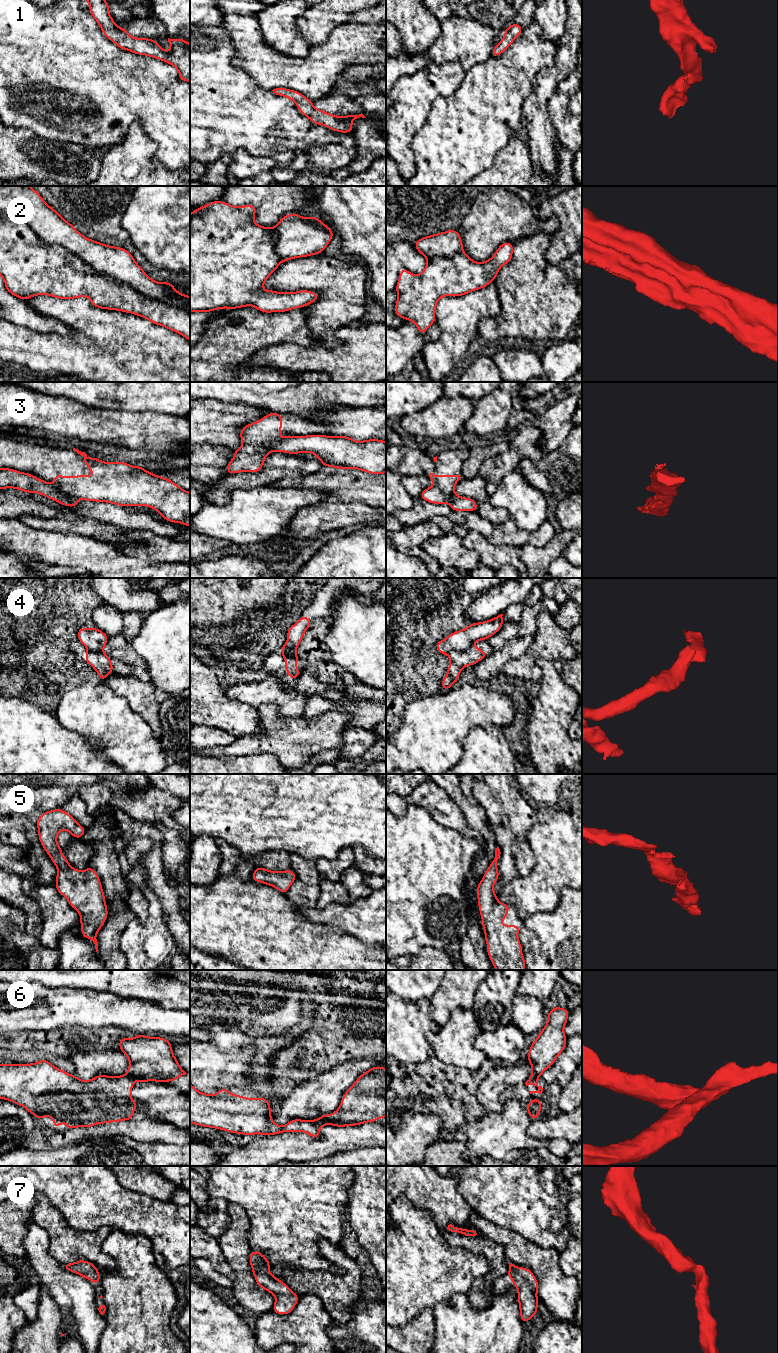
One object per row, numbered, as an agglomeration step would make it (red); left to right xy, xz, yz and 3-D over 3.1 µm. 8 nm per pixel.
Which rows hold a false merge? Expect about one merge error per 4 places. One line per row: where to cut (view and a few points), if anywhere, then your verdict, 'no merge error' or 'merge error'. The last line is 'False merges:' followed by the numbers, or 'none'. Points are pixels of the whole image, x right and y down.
1: cut none; no merge error
2: cut xy (0, 211), (100, 274), (189, 311); merge error
3: cut xy (53, 485), (77, 498); merge error
4: cut yz (471, 645), (465, 650), (452, 650), (447, 654); merge error
5: cut none; no merge error
6: cut xy (127, 1072), (136, 1080); merge error
7: cut none; no merge error
False merges: 2, 3, 4, 6

